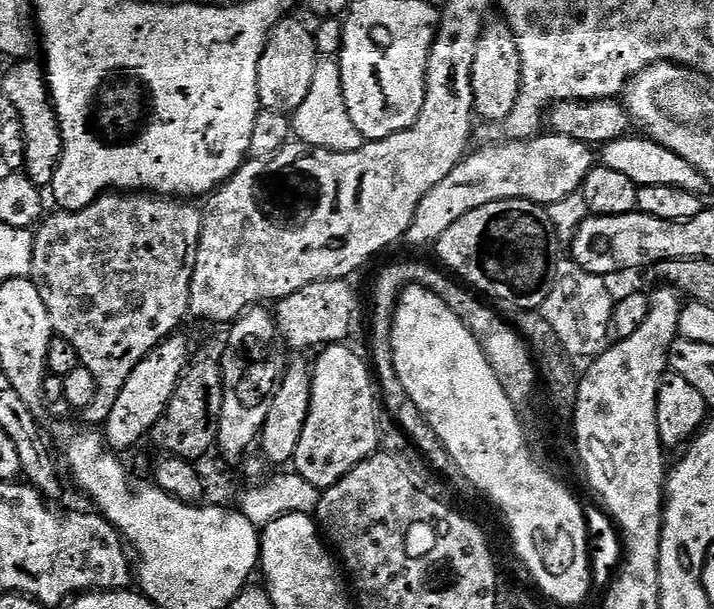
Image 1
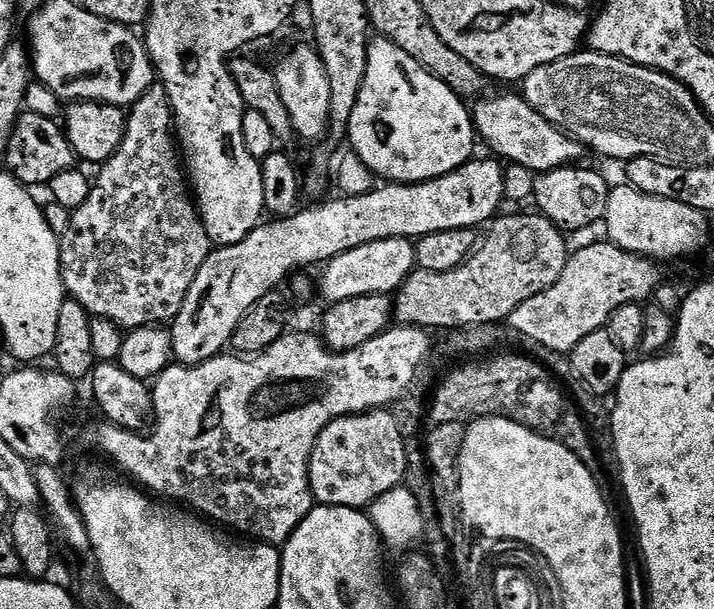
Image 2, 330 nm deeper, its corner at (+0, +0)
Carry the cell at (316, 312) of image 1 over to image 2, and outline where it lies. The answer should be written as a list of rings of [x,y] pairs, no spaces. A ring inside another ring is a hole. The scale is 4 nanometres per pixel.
[[[539,214],[504,215],[497,215],[487,225],[488,233],[482,236],[482,243],[454,270],[435,272],[416,268],[405,278],[394,296],[397,325],[452,330],[469,324],[500,324],[522,302],[534,298],[534,294],[542,294],[542,290],[550,290],[562,278],[570,255],[565,233]]]

